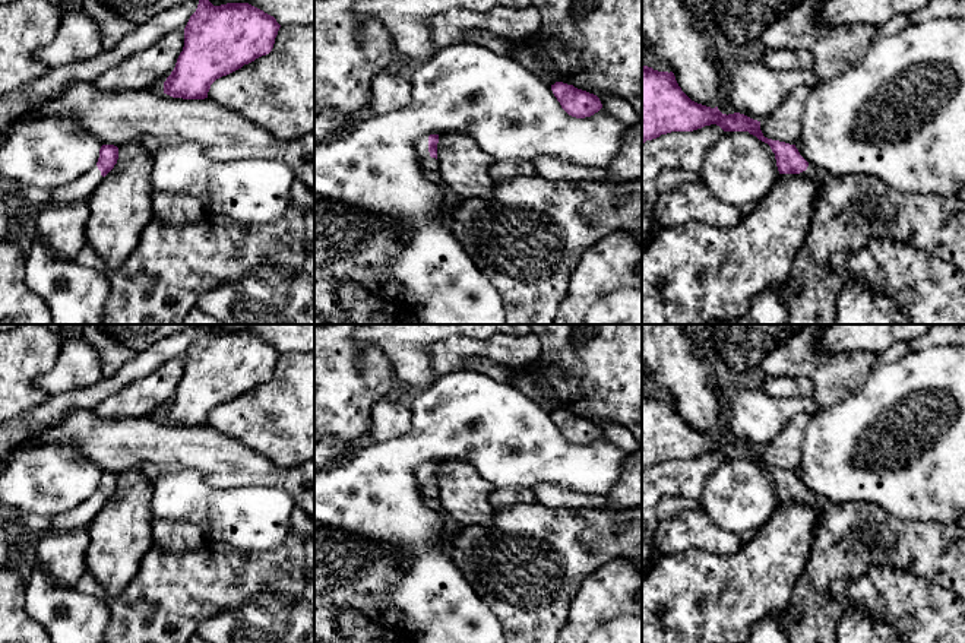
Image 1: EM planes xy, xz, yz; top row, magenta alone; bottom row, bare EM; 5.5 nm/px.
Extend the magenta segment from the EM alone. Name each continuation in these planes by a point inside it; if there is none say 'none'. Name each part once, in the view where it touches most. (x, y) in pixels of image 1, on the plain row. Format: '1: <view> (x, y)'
1: xz (429, 491)

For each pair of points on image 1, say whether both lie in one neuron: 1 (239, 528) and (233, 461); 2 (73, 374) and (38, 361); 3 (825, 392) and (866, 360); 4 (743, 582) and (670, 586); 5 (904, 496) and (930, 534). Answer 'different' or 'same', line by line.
1: different
2: different
3: same
4: same
5: different

